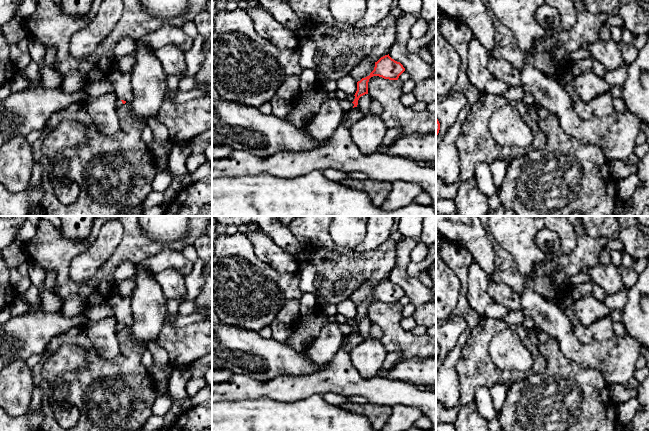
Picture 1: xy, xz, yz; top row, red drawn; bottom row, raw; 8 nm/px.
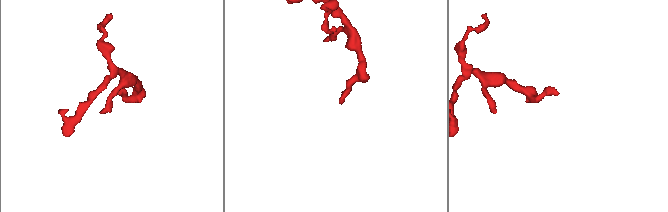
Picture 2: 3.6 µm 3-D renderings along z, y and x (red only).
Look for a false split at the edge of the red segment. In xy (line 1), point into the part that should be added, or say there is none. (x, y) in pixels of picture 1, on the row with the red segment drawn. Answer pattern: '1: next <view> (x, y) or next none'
1: next xy (118, 102)

